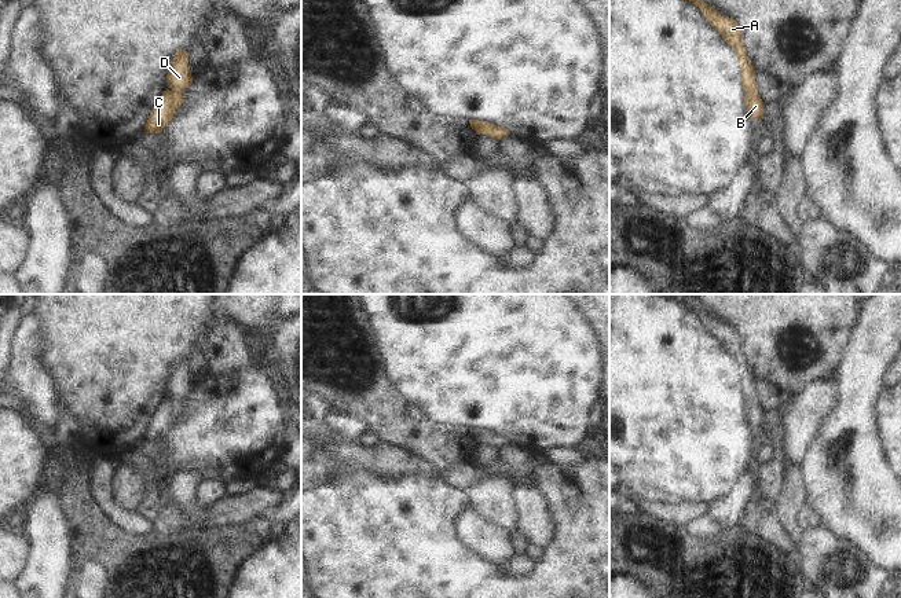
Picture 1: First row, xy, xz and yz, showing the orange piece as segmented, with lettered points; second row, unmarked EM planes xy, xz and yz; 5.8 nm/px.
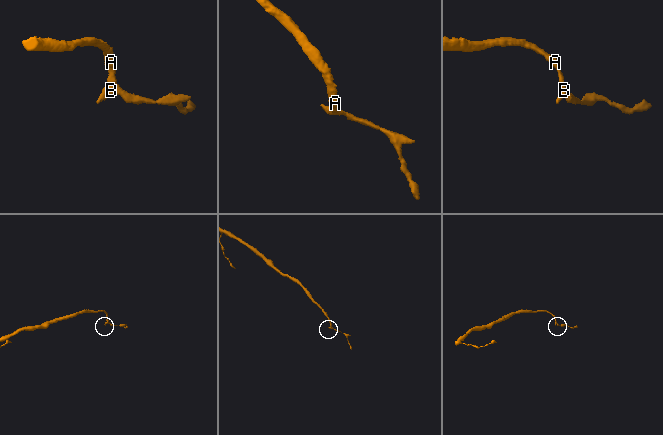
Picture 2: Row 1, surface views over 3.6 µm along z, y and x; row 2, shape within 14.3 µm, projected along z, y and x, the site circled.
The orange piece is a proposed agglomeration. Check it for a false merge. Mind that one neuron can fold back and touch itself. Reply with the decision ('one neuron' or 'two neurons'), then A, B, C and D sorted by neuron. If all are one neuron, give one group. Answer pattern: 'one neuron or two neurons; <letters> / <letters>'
one neuron; A B C D

